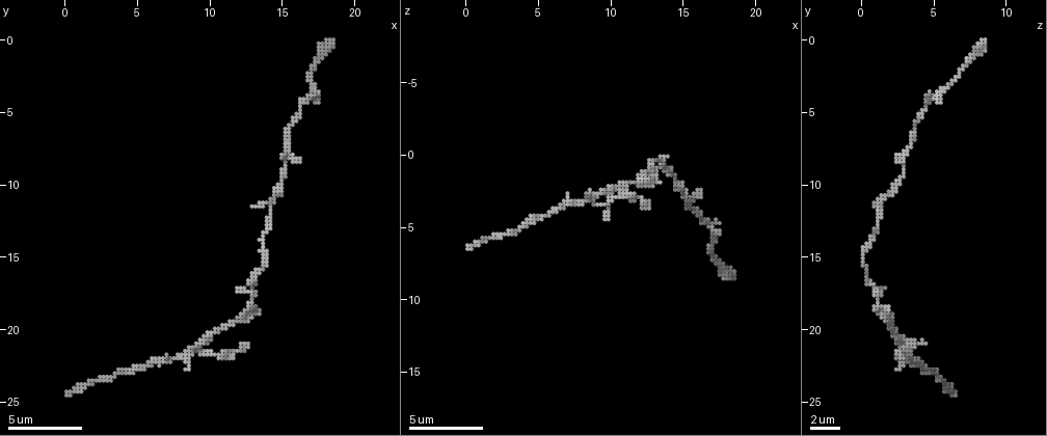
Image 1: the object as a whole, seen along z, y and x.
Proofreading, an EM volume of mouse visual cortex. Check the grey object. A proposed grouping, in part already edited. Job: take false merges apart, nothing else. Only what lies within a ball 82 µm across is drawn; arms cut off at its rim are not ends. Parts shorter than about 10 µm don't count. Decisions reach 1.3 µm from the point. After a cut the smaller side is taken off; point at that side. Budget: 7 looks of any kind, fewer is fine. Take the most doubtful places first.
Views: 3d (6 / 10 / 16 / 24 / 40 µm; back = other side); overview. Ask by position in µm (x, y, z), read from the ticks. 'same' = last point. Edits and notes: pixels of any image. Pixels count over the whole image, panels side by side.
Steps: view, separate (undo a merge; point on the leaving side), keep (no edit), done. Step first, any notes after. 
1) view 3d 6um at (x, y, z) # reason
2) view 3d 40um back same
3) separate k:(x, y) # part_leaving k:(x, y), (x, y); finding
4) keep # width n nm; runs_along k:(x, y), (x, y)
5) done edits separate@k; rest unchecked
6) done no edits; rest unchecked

view 3d 16um at (9.2, 21.2, 2.8) # narrows sharply

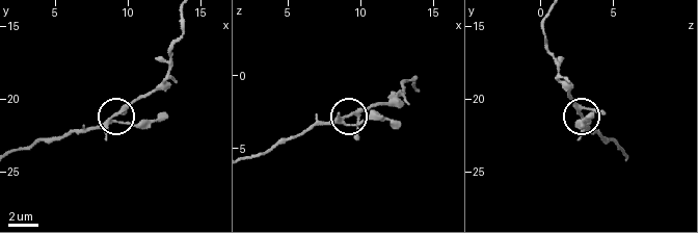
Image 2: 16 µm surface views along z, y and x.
view 3d 6um at (9.2, 21.2, 2.8) # zoom in

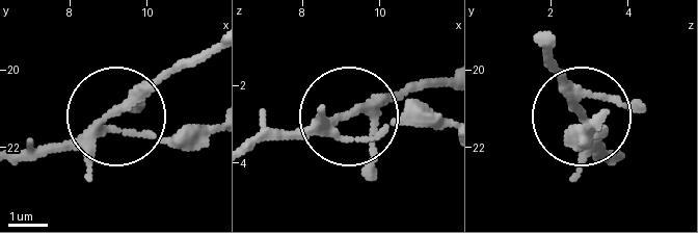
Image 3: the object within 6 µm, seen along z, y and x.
keep # arms 4; continuous, no second cell

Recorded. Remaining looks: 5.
view 3d 16um at (15.2, 8.8, 3.0) # three arms meet

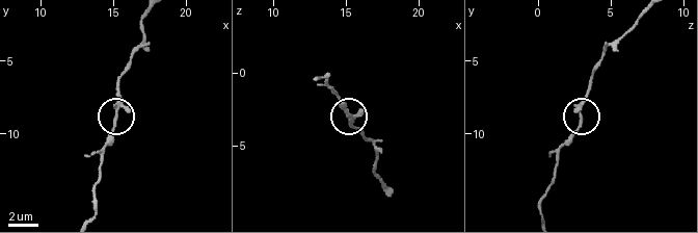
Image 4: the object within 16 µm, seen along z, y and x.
keep # width 190 nm; runs_along 4:(94, 210), (102, 152), (116, 119), (116, 79); one cell here

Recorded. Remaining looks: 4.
view 3d 10um at (12.8, 17.4, 1.0) # three-way junction

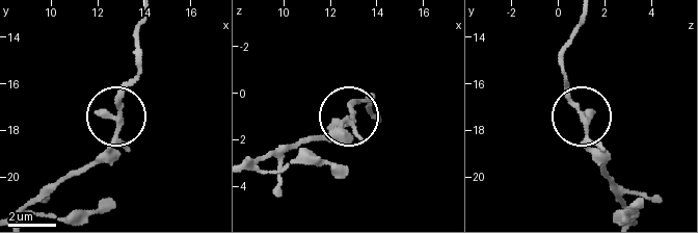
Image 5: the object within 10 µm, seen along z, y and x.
view 3d 10um back at (12.9, 17.5, 1.0)

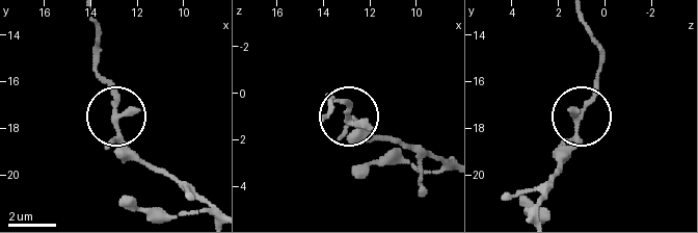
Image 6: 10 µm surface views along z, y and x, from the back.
keep # width 210 nm; one cell here

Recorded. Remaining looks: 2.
done no edits; rest unchecked

